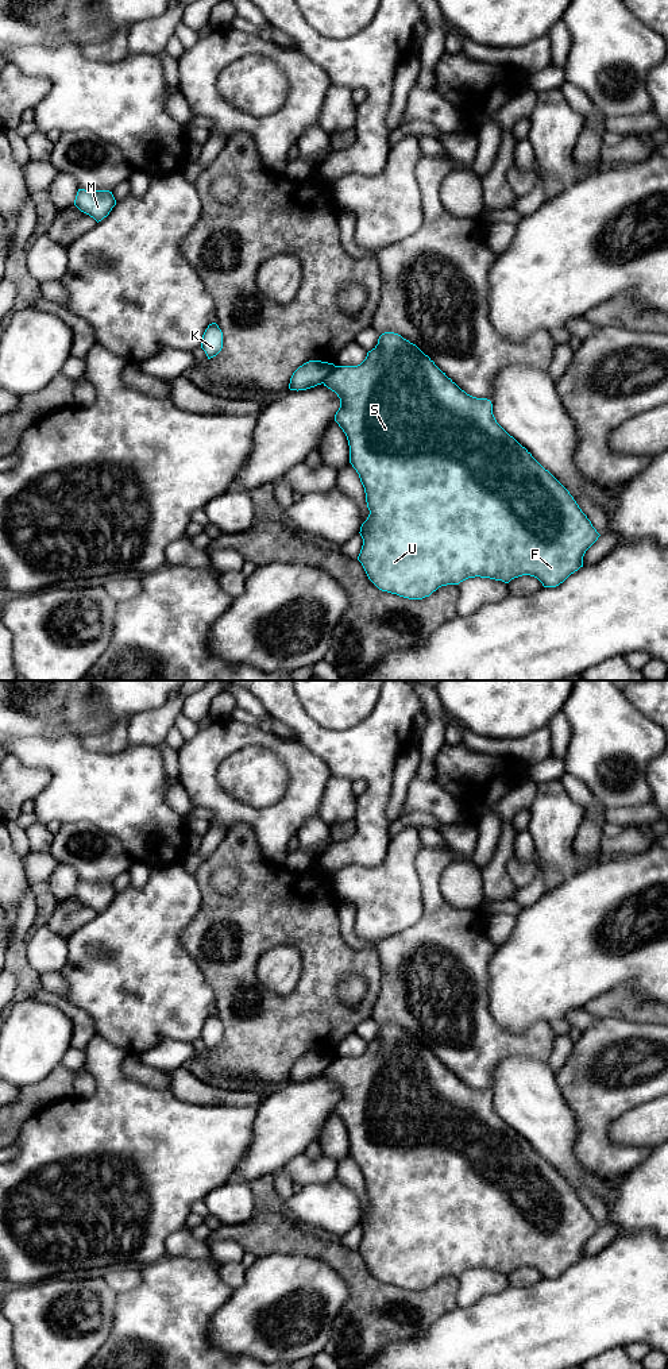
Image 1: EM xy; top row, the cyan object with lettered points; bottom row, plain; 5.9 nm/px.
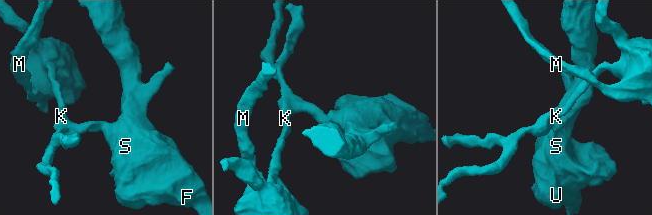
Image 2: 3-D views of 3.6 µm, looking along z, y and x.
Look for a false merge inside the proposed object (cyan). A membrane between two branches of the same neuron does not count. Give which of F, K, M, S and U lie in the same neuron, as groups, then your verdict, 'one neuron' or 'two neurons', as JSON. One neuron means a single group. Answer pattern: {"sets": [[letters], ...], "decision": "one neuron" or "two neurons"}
{"sets": [["F", "S", "U"], ["K", "M"]], "decision": "two neurons"}

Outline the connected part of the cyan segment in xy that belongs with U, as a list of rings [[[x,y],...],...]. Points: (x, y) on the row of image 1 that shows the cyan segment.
[[[385,332],[360,365],[333,366],[323,383],[340,398],[340,408],[335,414],[335,421],[347,436],[350,463],[359,474],[370,510],[359,532],[363,539],[363,545],[358,560],[362,563],[368,579],[379,590],[409,599],[422,599],[441,586],[459,585],[468,578],[480,576],[509,583],[511,579],[522,575],[537,578],[544,587],[556,587],[583,567],[586,551],[601,535],[582,512],[569,491],[497,423],[490,400],[467,394],[416,344],[398,333]]]

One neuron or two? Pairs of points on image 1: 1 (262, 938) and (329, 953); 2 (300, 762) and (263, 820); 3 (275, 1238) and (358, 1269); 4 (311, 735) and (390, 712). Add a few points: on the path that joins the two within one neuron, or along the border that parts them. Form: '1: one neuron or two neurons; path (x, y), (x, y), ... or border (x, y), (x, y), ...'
1: one neuron; path (278, 934), (311, 934), (313, 937)
2: one neuron; path (300, 778), (300, 791), (280, 812)
3: one neuron; path (296, 1241), (325, 1248), (338, 1256)
4: one neuron; path (331, 739), (363, 739), (370, 732)

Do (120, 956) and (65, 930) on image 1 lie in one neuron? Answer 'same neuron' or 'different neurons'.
different neurons

